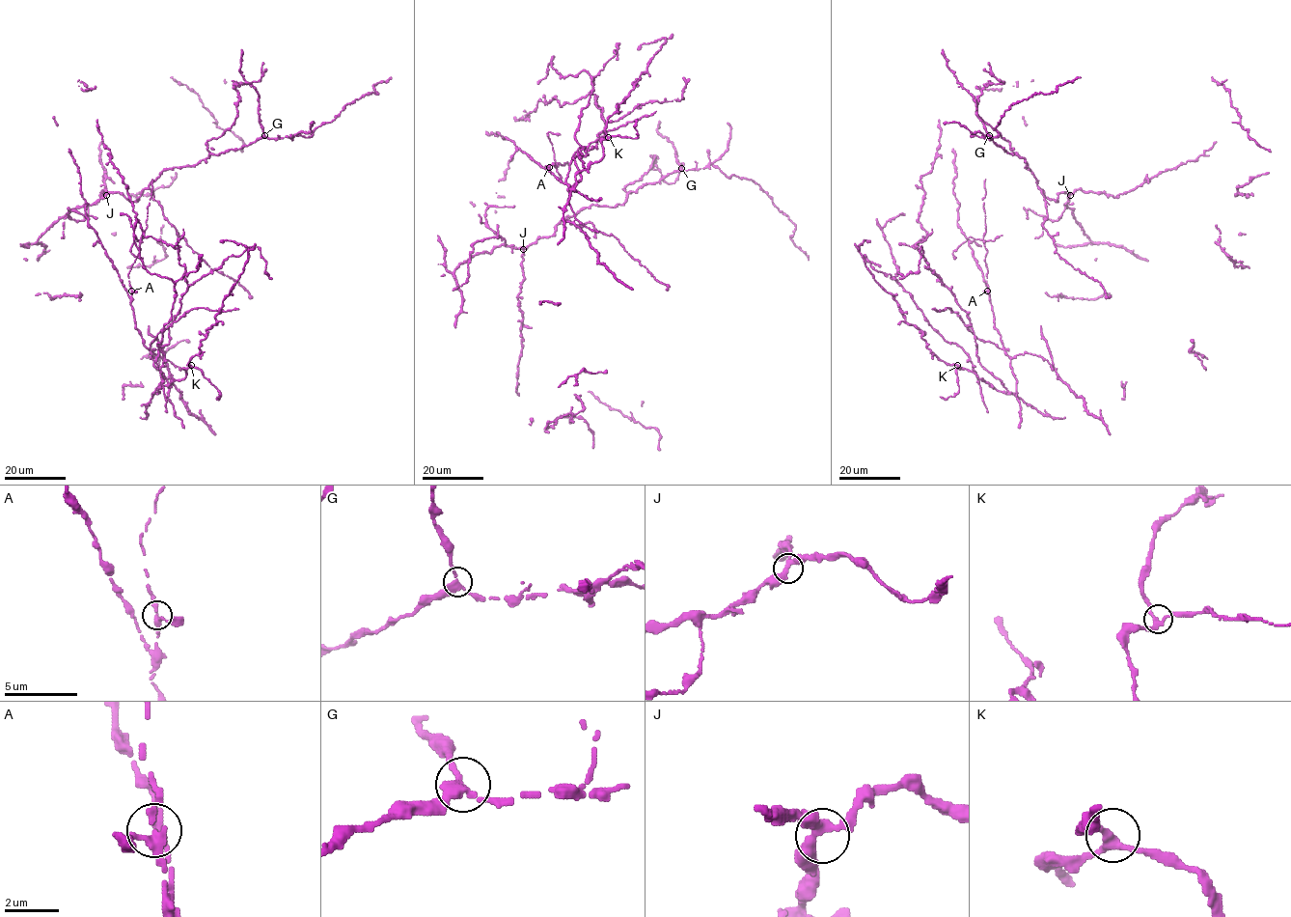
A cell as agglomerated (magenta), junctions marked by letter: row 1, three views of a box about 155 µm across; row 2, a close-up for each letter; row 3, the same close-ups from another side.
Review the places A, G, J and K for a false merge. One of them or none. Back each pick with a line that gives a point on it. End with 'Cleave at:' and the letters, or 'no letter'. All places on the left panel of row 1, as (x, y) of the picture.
A: (131, 291)
Cleave at: A

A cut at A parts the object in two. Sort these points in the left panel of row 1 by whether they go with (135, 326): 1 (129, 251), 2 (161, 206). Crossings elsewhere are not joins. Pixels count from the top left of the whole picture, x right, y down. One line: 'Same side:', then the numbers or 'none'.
Same side: 2

